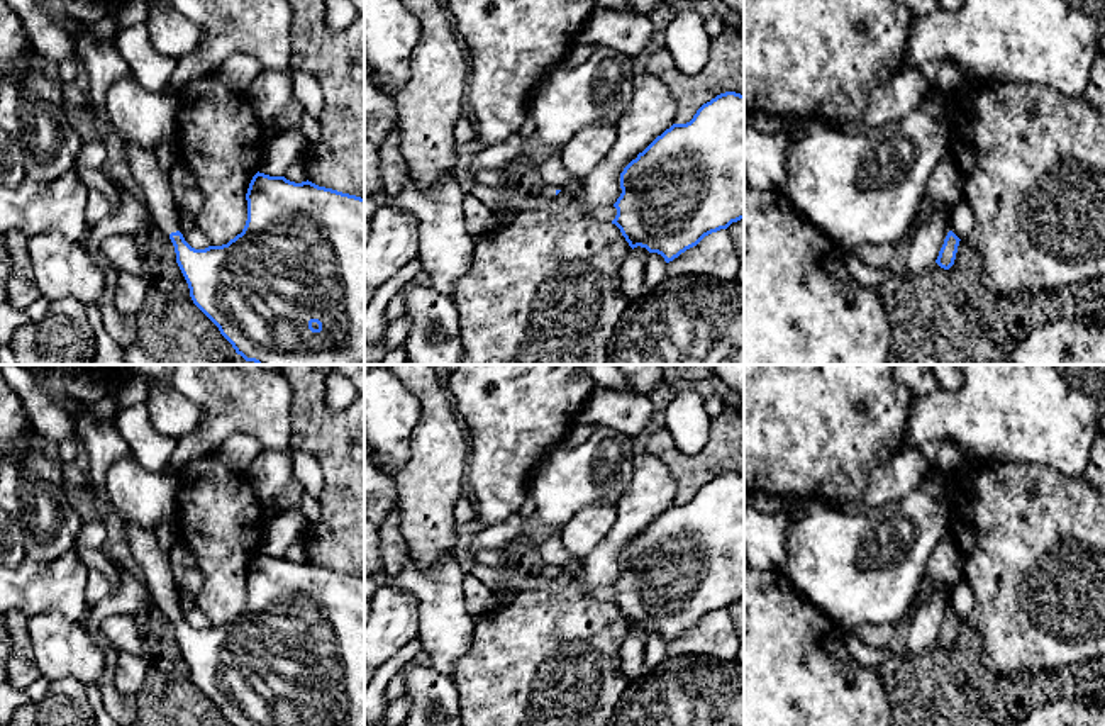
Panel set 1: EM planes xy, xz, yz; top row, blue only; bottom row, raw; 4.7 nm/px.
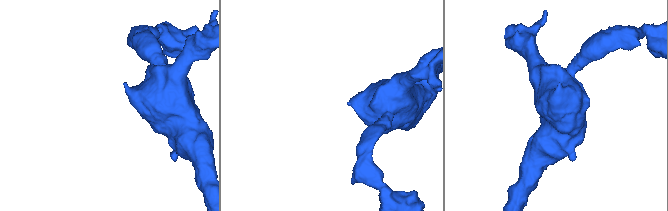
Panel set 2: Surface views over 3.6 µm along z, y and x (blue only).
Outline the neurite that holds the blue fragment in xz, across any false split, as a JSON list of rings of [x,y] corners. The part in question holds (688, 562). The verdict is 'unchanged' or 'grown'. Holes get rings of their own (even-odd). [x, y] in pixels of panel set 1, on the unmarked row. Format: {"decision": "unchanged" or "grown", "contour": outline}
{"decision": "unchanged", "contour": [[[725,472],[703,483],[686,504],[673,504],[620,553],[622,573],[612,600],[629,626],[658,633],[666,643],[697,626],[705,616],[744,599],[744,475]]]}

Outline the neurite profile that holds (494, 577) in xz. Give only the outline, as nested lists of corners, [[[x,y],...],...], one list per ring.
[[[473,563],[468,572],[481,580],[488,589],[507,587],[515,594],[524,590],[559,592],[573,582],[566,572],[559,572],[554,577],[530,577],[519,573],[508,565],[485,567]]]

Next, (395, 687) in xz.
[[[398,672],[393,679],[390,679],[390,682],[386,684],[385,689],[385,702],[391,704],[395,702],[398,697],[402,697],[407,692],[407,685],[403,680],[403,675]]]

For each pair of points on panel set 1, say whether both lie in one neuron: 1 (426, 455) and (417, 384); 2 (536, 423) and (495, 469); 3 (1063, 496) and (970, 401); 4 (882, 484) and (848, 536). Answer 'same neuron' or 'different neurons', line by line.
1: same neuron
2: same neuron
3: different neurons
4: different neurons

